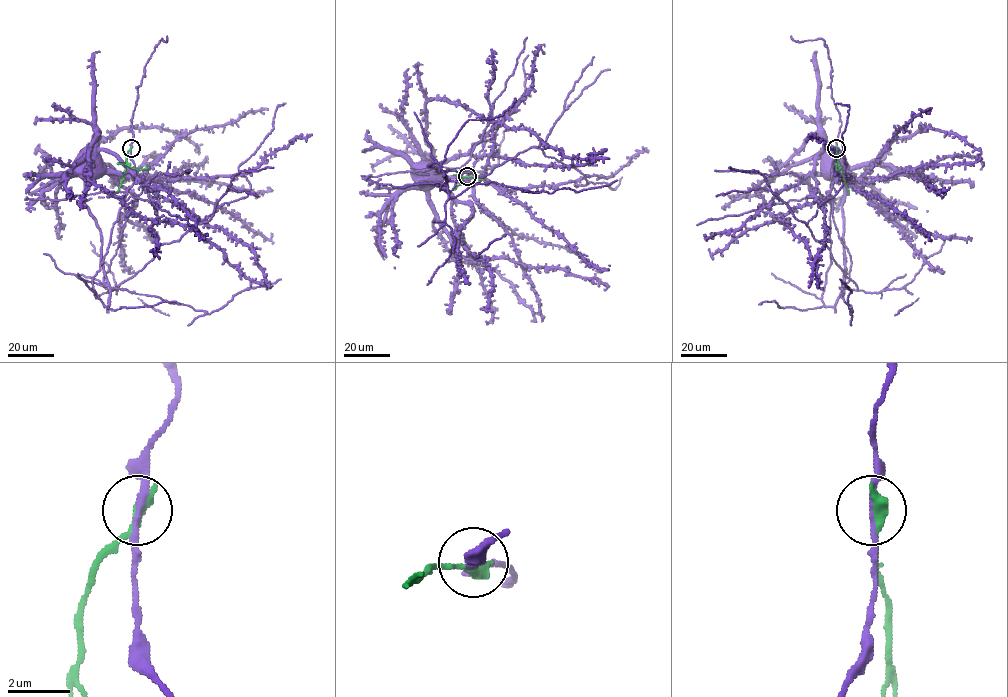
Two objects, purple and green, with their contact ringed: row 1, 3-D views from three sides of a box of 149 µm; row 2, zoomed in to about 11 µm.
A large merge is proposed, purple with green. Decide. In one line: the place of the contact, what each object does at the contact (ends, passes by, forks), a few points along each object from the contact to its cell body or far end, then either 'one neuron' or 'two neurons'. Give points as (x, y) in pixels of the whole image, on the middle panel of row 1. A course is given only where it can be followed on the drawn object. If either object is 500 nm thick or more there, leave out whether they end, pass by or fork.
(467, 176) | purple passes by | green ends | purple via (467, 177), (474, 172), (438, 171), (428, 166), (433, 162), (441, 166), (446, 184), (421, 184), (426, 163) | green via (467, 177), (454, 189) | two neurons

